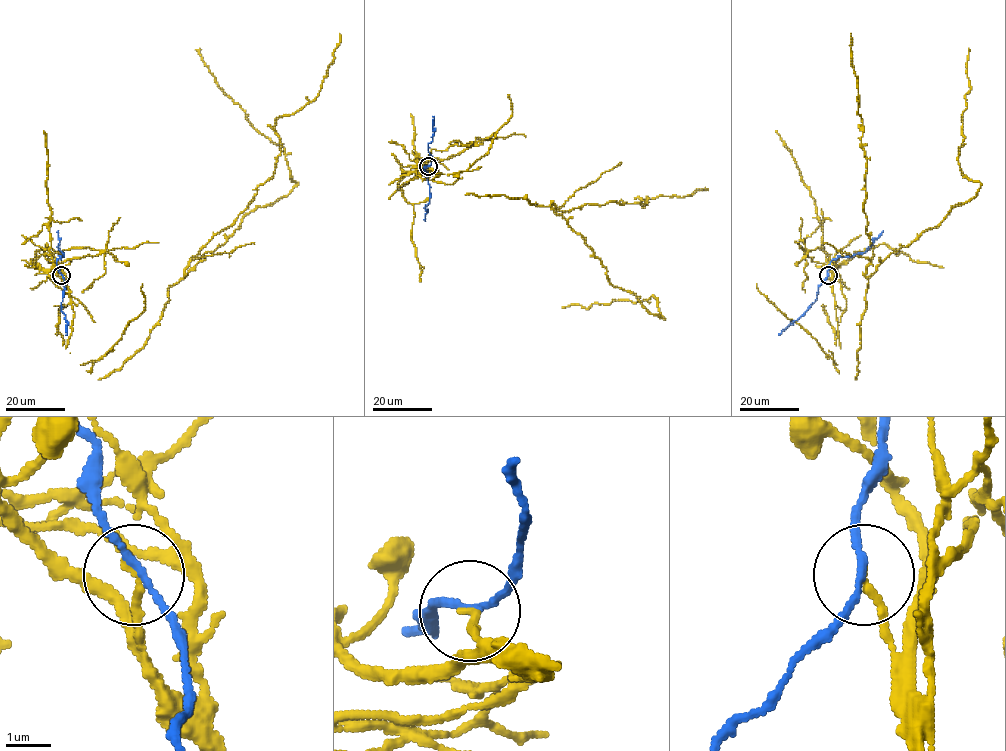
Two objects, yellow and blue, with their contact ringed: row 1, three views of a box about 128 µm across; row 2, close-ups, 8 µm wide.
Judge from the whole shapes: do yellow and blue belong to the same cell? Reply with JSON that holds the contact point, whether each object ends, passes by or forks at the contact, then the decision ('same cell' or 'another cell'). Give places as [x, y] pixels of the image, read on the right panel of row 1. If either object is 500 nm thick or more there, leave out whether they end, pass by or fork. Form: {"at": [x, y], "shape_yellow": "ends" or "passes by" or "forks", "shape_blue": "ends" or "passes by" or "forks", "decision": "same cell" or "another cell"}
{"at": [828, 275], "shape_yellow": "ends", "shape_blue": "passes by", "decision": "another cell"}

